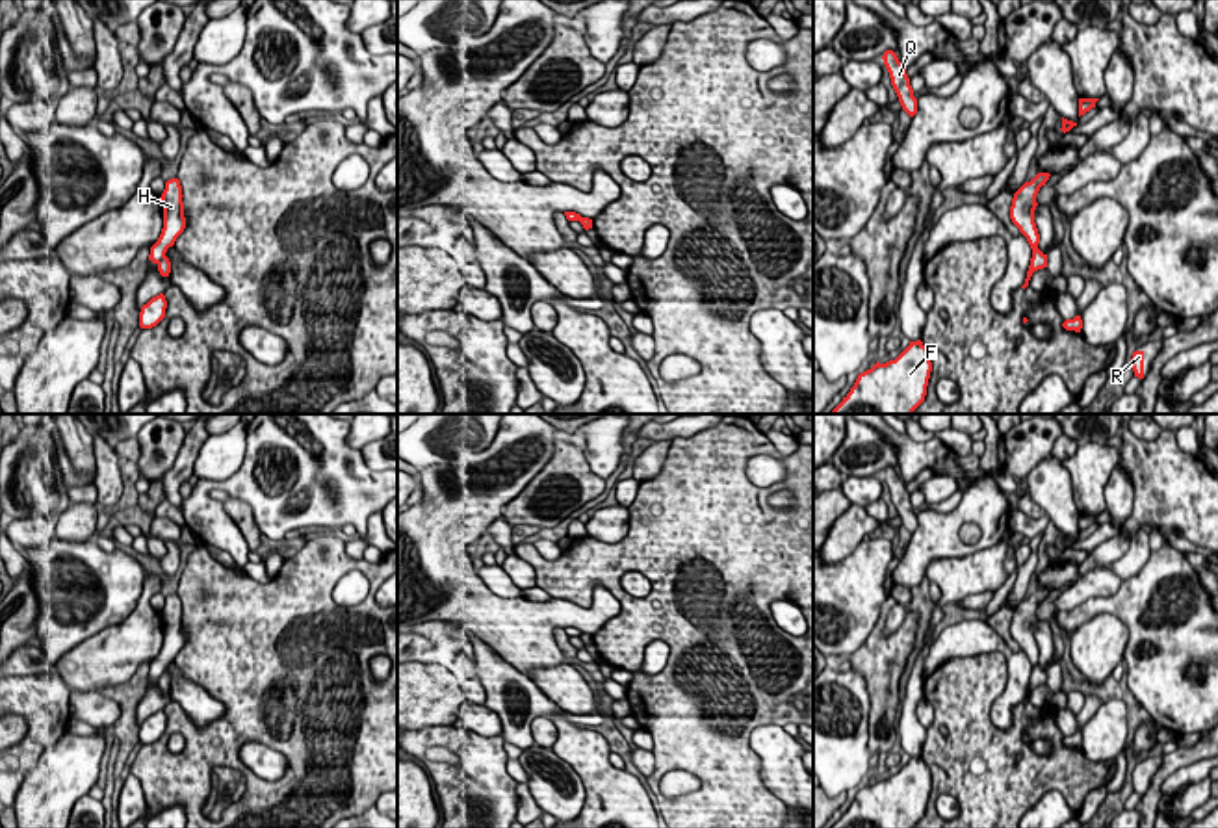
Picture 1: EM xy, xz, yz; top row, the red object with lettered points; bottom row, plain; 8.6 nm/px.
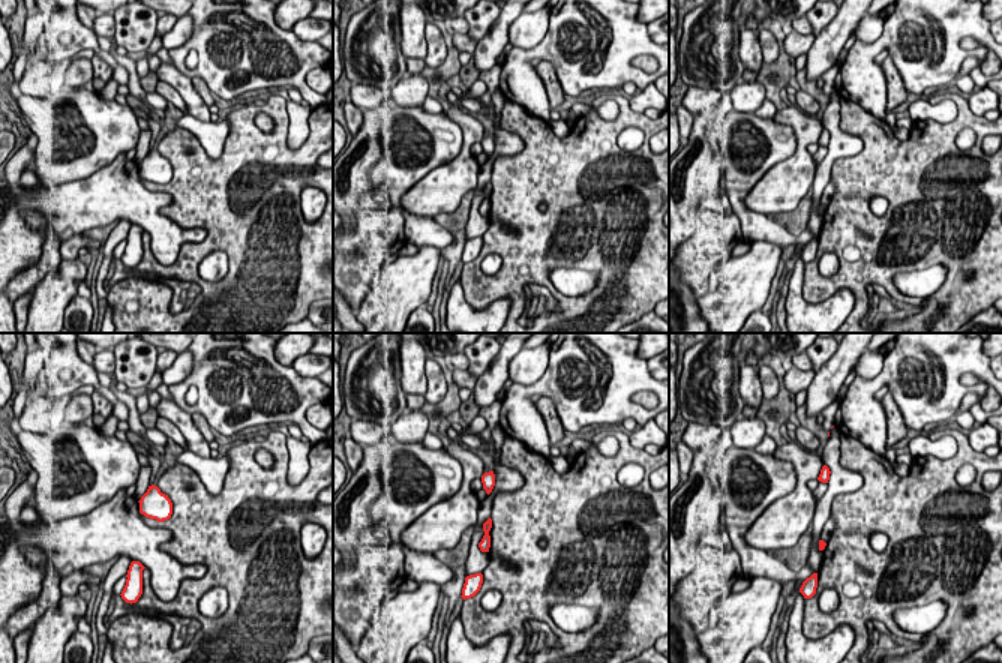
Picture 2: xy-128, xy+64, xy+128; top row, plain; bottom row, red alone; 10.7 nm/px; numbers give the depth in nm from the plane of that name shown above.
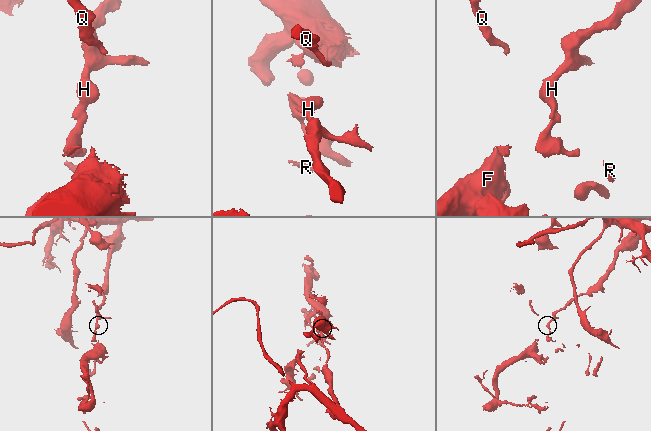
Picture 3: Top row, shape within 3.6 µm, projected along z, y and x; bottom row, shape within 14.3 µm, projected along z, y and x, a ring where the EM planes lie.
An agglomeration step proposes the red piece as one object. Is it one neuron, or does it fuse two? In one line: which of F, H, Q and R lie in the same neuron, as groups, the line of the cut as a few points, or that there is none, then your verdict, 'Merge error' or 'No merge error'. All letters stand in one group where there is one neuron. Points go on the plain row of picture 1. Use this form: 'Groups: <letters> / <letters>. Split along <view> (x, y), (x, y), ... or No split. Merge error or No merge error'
Groups: F Q R / H. Split along yz (1036, 663), (1033, 667). Merge error

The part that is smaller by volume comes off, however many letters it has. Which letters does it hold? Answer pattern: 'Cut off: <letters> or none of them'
Cut off: F, Q, R

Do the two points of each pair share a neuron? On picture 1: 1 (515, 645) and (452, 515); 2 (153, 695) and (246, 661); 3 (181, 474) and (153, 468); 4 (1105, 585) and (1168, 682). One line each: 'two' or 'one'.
1: one
2: two
3: two
4: two

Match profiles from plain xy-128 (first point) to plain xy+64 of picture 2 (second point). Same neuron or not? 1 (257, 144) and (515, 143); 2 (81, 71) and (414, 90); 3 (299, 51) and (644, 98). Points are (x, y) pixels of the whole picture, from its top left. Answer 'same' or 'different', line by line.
1: different
2: same
3: different

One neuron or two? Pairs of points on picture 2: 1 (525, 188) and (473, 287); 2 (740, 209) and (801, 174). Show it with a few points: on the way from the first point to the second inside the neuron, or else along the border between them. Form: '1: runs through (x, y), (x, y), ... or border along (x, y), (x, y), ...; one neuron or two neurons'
1: runs through (503, 212), (495, 219), (495, 240), (477, 263); one neuron
2: border along (765, 174), (747, 194), (744, 203), (767, 216); two neurons

